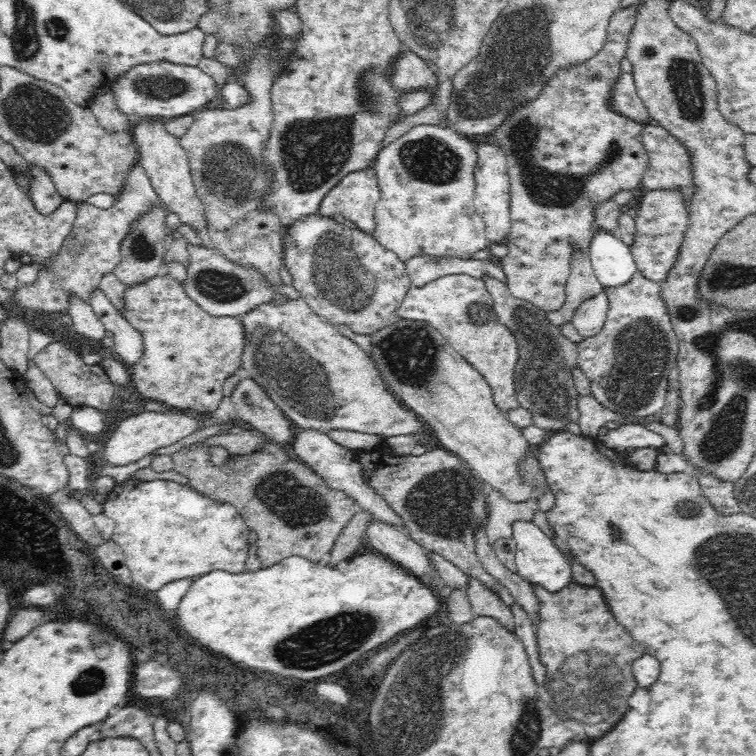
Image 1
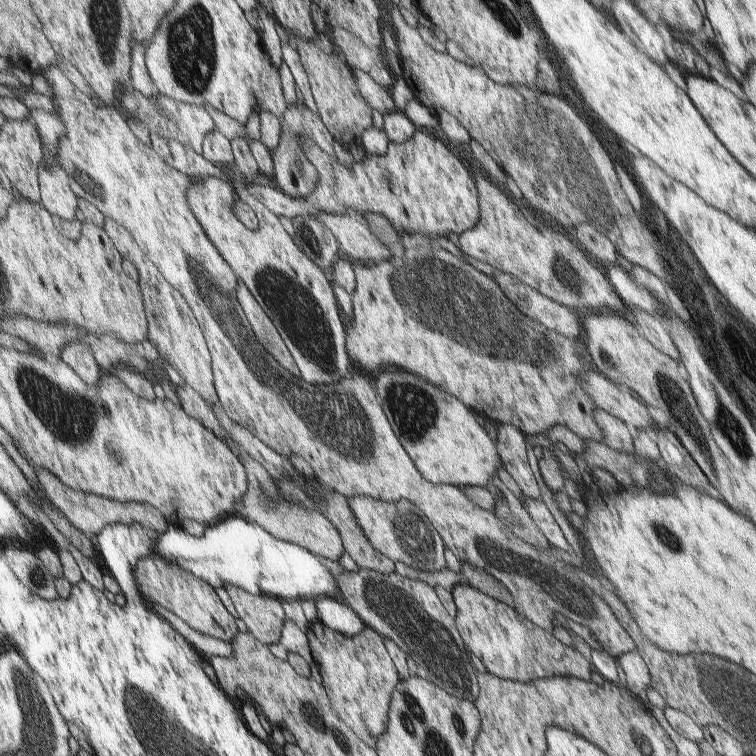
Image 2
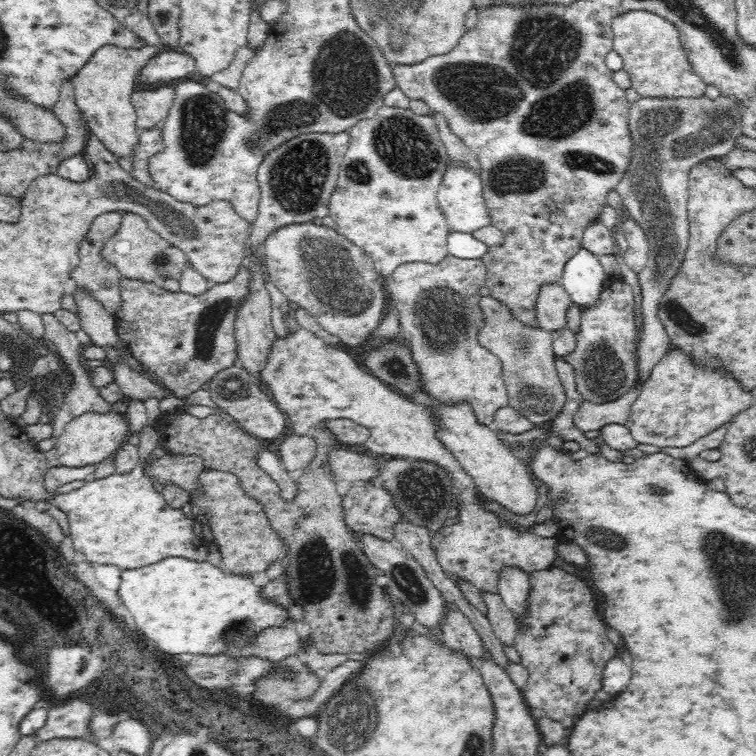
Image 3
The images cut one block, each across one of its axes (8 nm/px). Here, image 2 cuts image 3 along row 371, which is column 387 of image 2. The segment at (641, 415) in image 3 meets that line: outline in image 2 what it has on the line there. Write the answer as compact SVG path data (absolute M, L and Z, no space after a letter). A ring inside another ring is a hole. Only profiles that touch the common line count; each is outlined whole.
M320 620L311 624L311 628L305 634L332 708L342 722L345 722L364 744L374 750L378 737L386 732L392 692L398 682L397 666L389 654L387 641L373 628L366 626L354 636L336 632L334 656L334 642L326 638L326 626L322 626Z

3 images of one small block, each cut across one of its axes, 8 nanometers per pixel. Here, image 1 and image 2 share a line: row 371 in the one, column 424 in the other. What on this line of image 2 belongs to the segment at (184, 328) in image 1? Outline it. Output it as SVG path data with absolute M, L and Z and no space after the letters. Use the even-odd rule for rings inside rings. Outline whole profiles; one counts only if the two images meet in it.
M415 130L414 134L406 140L406 142L400 142L400 144L396 144L395 142L388 143L388 150L386 154L374 154L368 155L364 162L355 161L350 168L344 168L344 164L341 164L337 158L332 158L330 154L326 154L320 146L316 146L308 136L300 136L298 138L298 142L300 142L300 153L303 157L303 160L310 160L312 162L312 166L318 170L318 184L316 184L316 188L306 196L306 198L301 198L301 200L290 198L285 195L281 191L277 191L275 188L269 186L263 186L251 183L250 186L246 190L248 190L249 194L254 196L259 202L264 204L272 213L278 215L279 217L286 217L292 219L295 215L302 216L317 216L320 212L326 211L330 213L346 213L348 210L354 210L354 212L358 212L360 216L364 216L364 214L376 213L382 214L382 216L386 216L388 220L390 220L390 224L394 224L394 228L398 230L398 232L407 232L407 233L419 233L424 236L430 236L430 238L436 239L437 236L442 236L442 238L448 237L448 234L464 234L466 230L472 230L474 226L478 224L478 192L476 192L476 184L474 184L474 180L472 180L472 176L470 176L470 172L462 166L462 162L446 148L446 144L442 142L442 140L438 140L438 138L434 138L432 134L428 134L428 132L424 132L424 130Z

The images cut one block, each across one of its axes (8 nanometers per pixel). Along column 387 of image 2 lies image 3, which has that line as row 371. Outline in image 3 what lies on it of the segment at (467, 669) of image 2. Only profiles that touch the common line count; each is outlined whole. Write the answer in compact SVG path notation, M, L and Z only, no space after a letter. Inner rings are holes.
M620 278L610 282L610 286L604 286L604 290L592 308L583 311L578 332L575 333L576 348L564 357L572 365L575 372L577 391L585 401L602 404L612 402L635 388L641 370L637 368L636 337L638 337L638 325L634 318L634 287Z

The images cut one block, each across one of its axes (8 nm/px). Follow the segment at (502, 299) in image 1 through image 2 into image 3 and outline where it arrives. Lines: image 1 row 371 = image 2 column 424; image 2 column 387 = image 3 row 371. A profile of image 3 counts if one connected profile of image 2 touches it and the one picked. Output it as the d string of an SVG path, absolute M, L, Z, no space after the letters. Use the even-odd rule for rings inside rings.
M491 296L479 298L483 327L476 334L482 347L501 360L501 379L509 393L509 404L534 425L549 425L563 409L565 388L555 369L551 331L519 323L507 308Z

